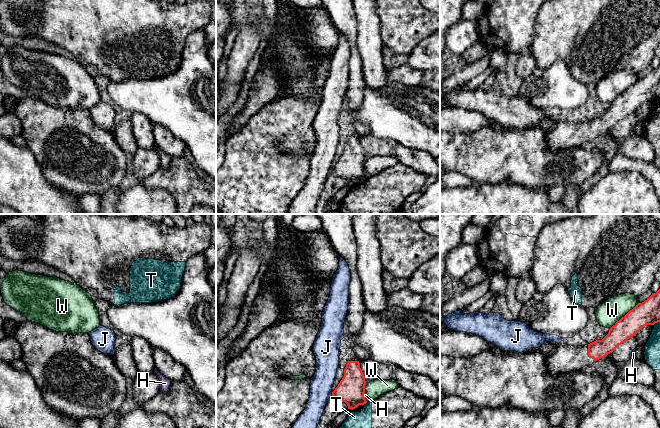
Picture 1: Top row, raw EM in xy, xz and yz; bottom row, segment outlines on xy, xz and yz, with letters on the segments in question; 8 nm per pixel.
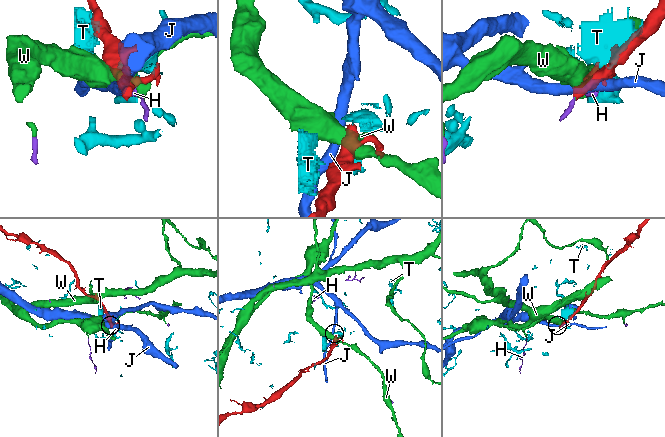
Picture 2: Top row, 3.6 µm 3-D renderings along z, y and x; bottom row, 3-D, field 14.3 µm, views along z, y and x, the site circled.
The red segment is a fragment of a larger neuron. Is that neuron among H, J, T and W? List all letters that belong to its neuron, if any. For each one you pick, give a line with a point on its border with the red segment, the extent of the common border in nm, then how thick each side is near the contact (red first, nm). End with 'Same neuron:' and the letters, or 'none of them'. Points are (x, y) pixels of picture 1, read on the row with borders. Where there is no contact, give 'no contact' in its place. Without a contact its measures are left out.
Same neuron: none of them

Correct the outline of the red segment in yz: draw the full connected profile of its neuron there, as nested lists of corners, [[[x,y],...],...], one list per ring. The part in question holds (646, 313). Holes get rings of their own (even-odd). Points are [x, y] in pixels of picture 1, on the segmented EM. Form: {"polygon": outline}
{"polygon": [[[660,289],[617,321],[602,340],[583,346],[567,345],[561,341],[556,351],[547,358],[546,368],[552,375],[584,370],[612,353],[629,338],[636,336],[643,327],[658,322],[660,322]]]}

